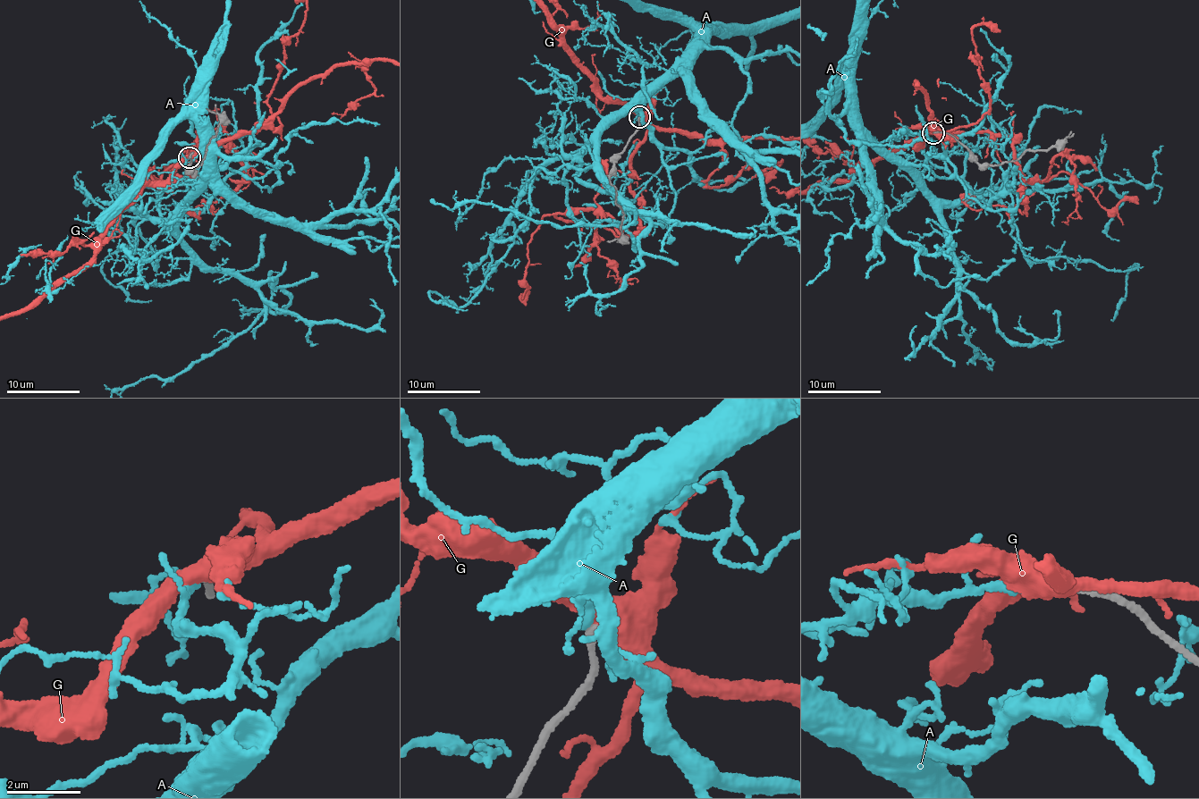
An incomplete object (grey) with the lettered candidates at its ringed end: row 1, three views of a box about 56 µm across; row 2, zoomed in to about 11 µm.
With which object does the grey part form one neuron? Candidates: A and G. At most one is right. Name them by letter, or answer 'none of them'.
none of them

